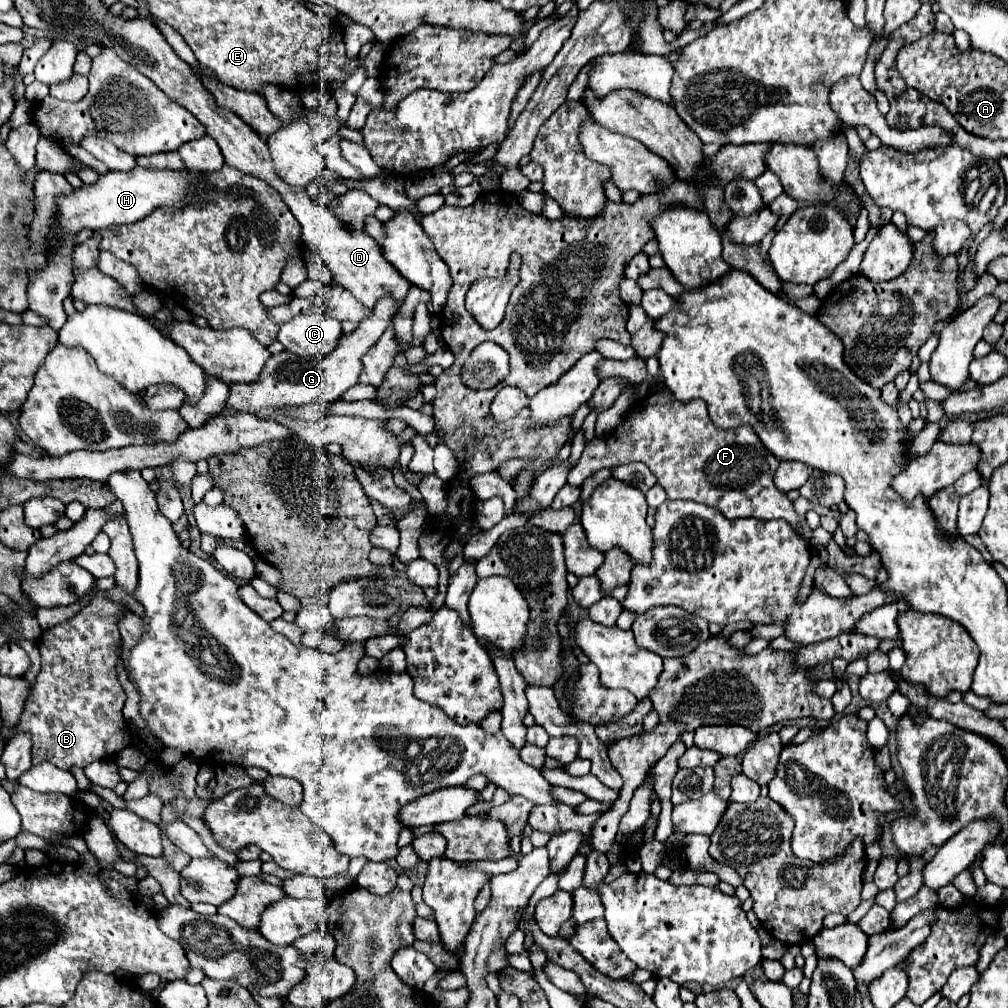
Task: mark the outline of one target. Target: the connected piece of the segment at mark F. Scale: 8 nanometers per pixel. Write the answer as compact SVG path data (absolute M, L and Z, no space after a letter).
M664 382L658 392L636 404L610 436L594 438L586 444L578 464L570 472L570 484L580 488L594 472L636 460L652 470L672 500L694 500L718 508L730 520L750 516L760 520L784 518L798 528L808 542L812 540L806 518L798 516L792 500L774 486L778 460L762 448L754 430L750 426L736 430L714 428L706 412L706 402L692 400L690 404L682 404L664 388Z

